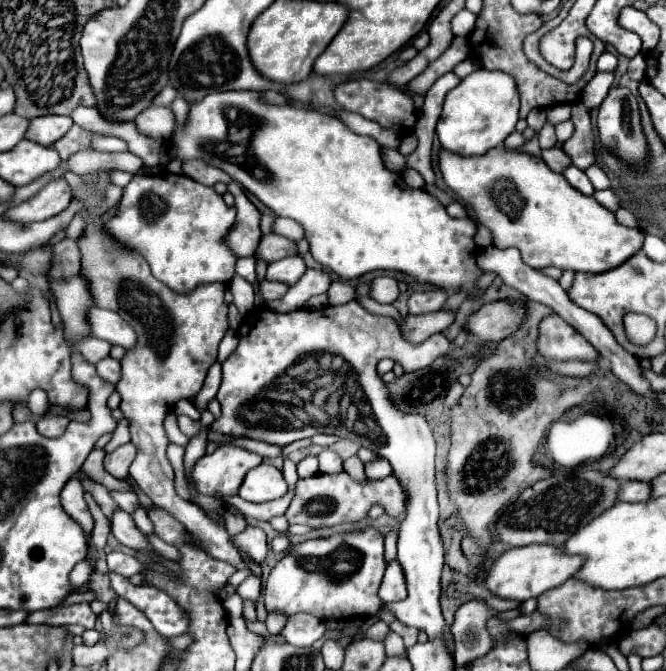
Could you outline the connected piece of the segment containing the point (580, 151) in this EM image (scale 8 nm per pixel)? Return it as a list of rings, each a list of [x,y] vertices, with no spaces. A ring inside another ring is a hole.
[[[575,101],[571,105],[571,121],[575,123],[575,133],[569,141],[563,143],[563,151],[571,157],[573,165],[579,169],[587,169],[595,163],[593,153],[593,133],[591,133],[591,119],[589,111],[581,101]]]

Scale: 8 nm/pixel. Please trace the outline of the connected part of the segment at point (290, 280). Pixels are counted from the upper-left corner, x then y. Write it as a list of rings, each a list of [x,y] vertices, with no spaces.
[[[291,255],[291,257],[285,257],[281,261],[269,263],[267,279],[281,281],[281,283],[287,283],[287,285],[295,285],[303,277],[305,271],[307,271],[307,267],[305,267],[303,259],[299,255]]]

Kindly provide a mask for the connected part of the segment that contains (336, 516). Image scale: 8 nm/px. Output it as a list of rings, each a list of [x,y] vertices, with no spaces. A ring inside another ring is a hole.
[[[345,471],[339,475],[313,475],[309,479],[297,481],[295,497],[285,511],[285,517],[289,523],[303,523],[313,529],[319,529],[339,523],[355,523],[367,515],[373,503],[381,503],[385,507],[385,513],[391,517],[403,515],[405,497],[399,481],[395,481],[395,475],[389,475],[383,481],[367,481],[365,485],[351,479]]]

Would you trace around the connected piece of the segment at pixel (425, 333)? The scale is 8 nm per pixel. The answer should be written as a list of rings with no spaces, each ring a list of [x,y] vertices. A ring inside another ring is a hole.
[[[441,309],[439,313],[427,313],[427,315],[407,315],[401,323],[401,335],[405,341],[419,345],[433,333],[441,333],[445,327],[453,323],[453,313]]]

